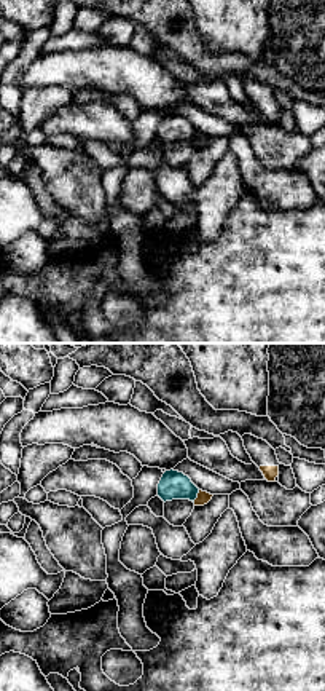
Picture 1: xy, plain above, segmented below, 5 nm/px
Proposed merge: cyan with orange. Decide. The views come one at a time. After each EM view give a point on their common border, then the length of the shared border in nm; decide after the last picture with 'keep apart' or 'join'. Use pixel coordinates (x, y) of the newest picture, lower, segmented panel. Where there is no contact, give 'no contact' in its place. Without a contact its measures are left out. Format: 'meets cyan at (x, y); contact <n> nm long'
meets cyan at (196, 497); contact 70 nm long

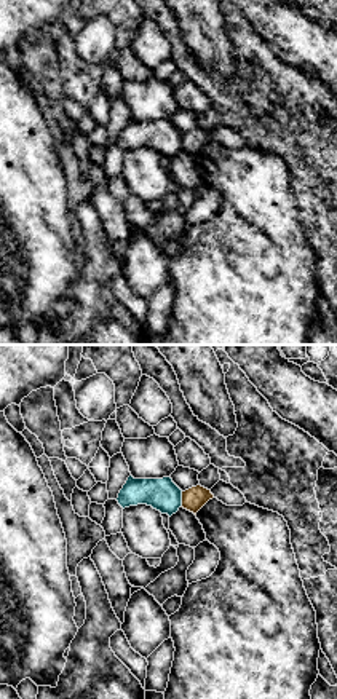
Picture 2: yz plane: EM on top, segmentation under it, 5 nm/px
meets cyan at (181, 500); contact 80 nm long

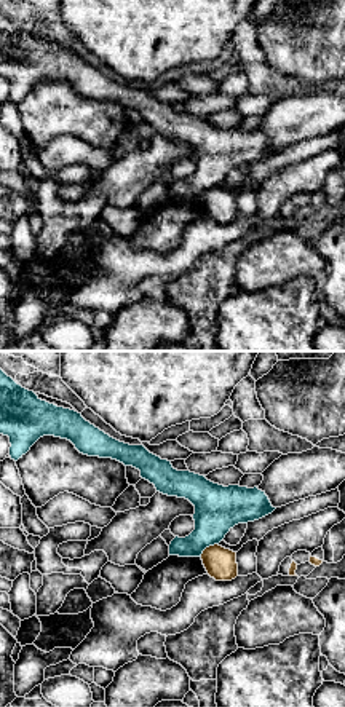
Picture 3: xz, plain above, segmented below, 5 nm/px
meets cyan at (208, 546); contact 120 nm long

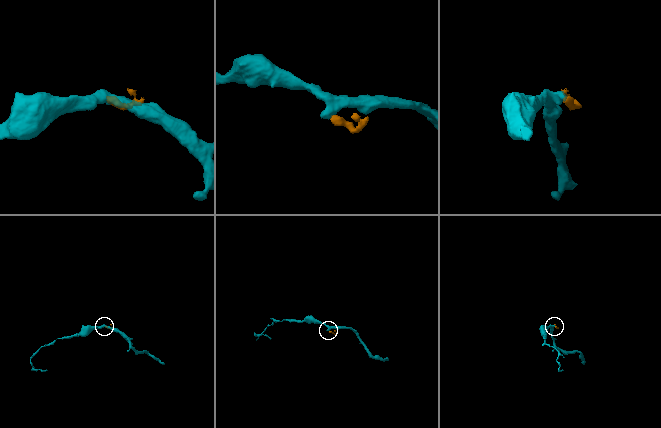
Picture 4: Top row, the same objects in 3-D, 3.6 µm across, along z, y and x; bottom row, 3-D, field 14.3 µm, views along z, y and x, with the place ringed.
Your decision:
keep apart

